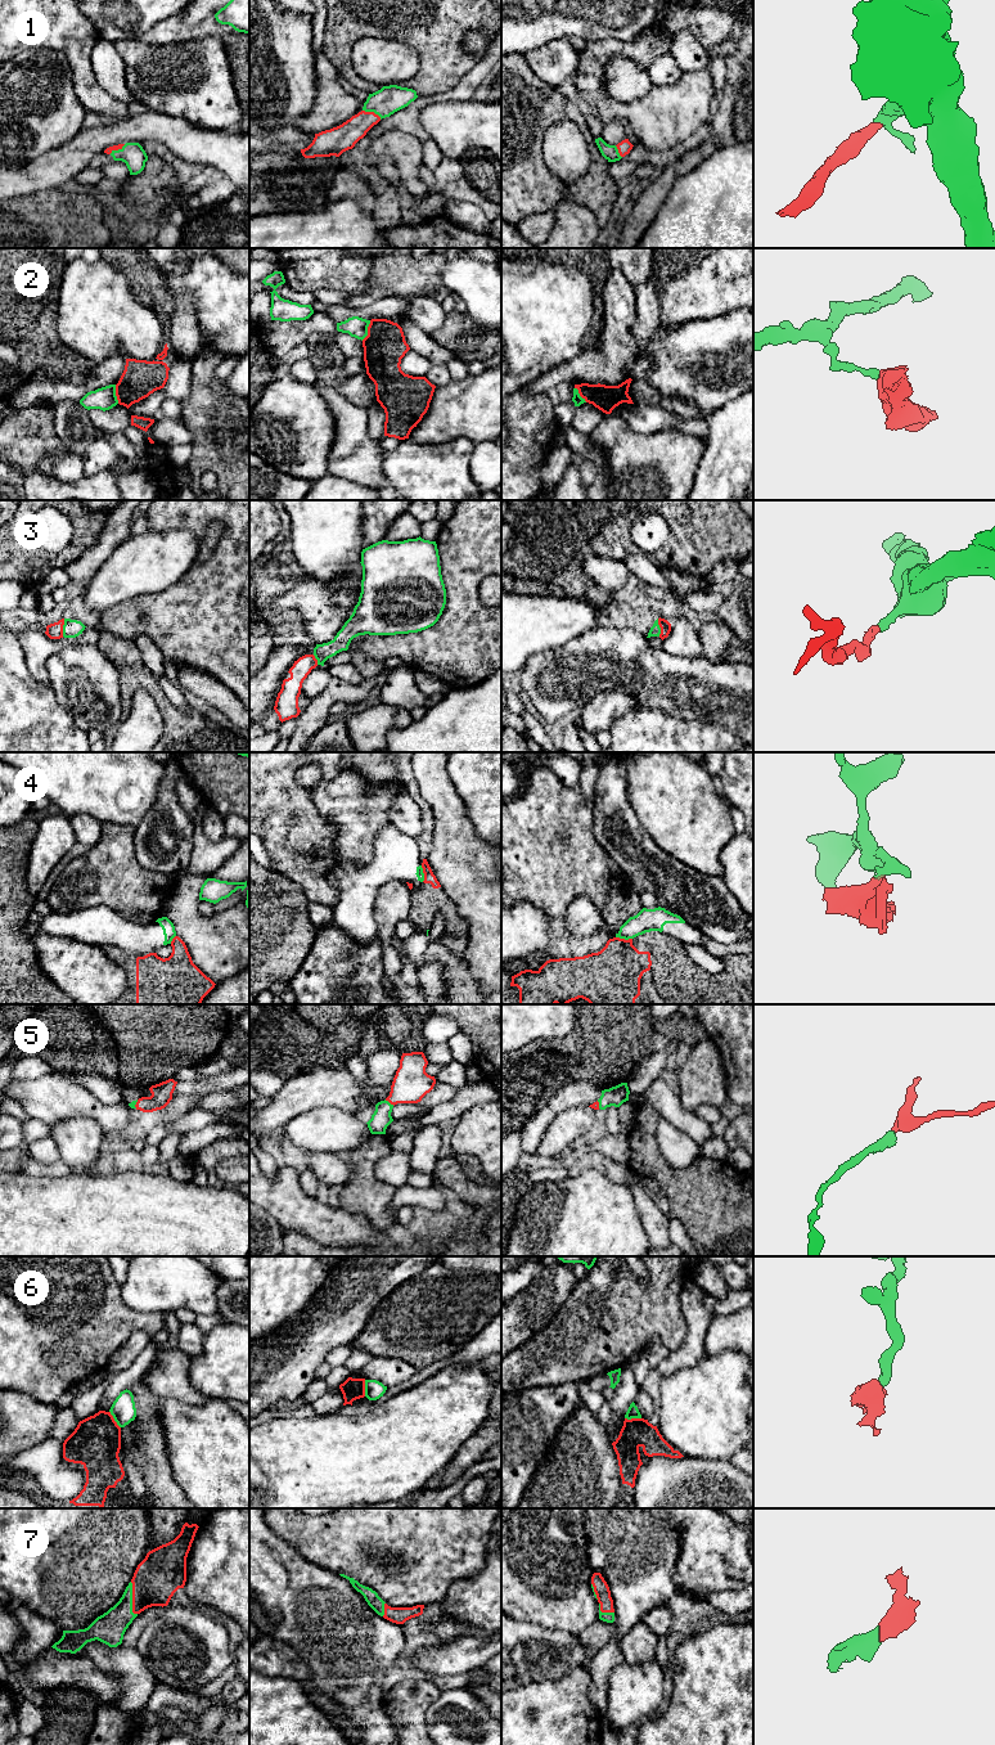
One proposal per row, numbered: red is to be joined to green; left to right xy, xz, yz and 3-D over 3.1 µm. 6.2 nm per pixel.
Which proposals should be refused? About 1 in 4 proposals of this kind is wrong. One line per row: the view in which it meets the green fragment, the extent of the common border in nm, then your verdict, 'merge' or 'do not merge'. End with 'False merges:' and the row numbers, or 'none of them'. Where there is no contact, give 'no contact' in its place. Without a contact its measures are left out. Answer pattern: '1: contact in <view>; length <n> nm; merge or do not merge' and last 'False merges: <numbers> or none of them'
1: contact in xz; length 130 nm; merge
2: contact in xz; length 140 nm; do not merge
3: contact in xy; length 110 nm; merge
4: contact in xz; length 110 nm; do not merge
5: contact in xz; length 70 nm; merge
6: contact in xy; length 130 nm; do not merge
7: contact in xy; length 220 nm; merge
False merges: 2, 4, 6

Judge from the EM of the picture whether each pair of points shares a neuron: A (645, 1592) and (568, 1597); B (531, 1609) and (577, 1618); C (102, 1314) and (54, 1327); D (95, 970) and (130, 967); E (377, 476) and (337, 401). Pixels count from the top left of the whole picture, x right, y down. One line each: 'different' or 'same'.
A: different
B: same
C: same
D: different
E: same

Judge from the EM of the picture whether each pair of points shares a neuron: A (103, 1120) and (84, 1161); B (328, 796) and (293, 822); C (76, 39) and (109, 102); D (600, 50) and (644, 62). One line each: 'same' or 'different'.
A: different
B: different
C: same
D: same

